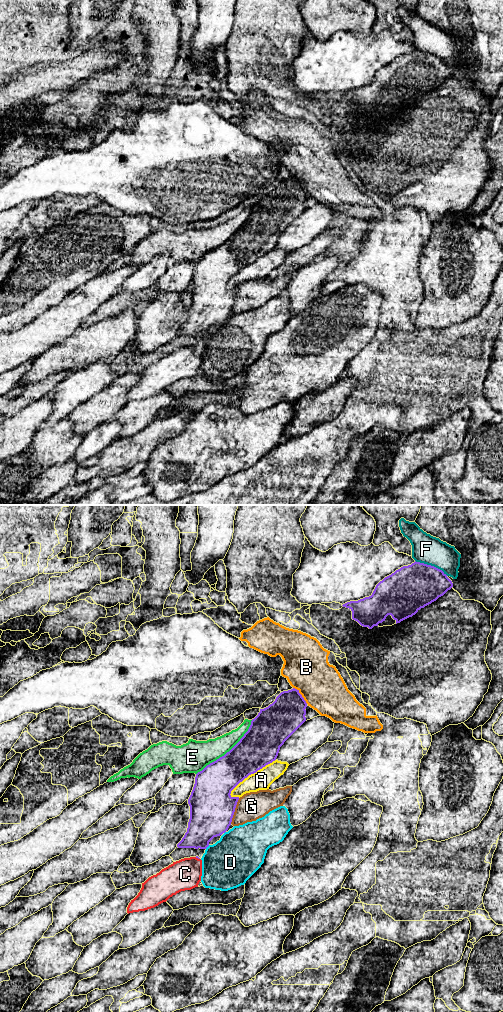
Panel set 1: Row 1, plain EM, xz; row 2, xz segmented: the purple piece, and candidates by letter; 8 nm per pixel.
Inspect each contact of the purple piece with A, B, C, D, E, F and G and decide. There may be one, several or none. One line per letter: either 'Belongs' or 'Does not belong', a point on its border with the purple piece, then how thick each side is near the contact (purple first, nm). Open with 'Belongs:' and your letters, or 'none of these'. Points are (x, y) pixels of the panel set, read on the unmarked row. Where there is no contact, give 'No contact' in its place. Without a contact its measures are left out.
Belongs: none of these
A: Does not belong. Touches purple at xz (250, 262). Thickness 320 nm (purple) against 160 nm
B: Does not belong. Touches purple at xz (301, 183). Thickness 300 nm (purple) against 360 nm
C: Does not belong. Touches purple at xz (197, 345). Thickness 20 nm (purple) against 260 nm
D: Does not belong. Touches purple at xz (207, 334). Thickness 340 nm (purple) against 400 nm
E: Does not belong. Touches purple at xz (227, 240). Thickness 300 nm (purple) against 240 nm
F: Does not belong. Touches purple at xz (430, 53). Thickness 360 nm (purple) against 220 nm
G: Does not belong. Touches purple at xz (234, 299). Thickness 360 nm (purple) against 220 nm

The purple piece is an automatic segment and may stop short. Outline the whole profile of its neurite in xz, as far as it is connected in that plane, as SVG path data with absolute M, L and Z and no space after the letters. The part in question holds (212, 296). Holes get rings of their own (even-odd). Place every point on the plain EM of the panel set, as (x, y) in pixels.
M293 176L281 180L272 192L260 197L258 203L252 207L248 219L229 240L196 262L195 272L188 287L190 294L188 316L182 328L177 332L178 336L206 337L214 325L220 324L228 318L239 288L239 285L230 283L231 279L249 263L256 261L276 248L280 235L306 209L306 195L307 191L299 178Z

